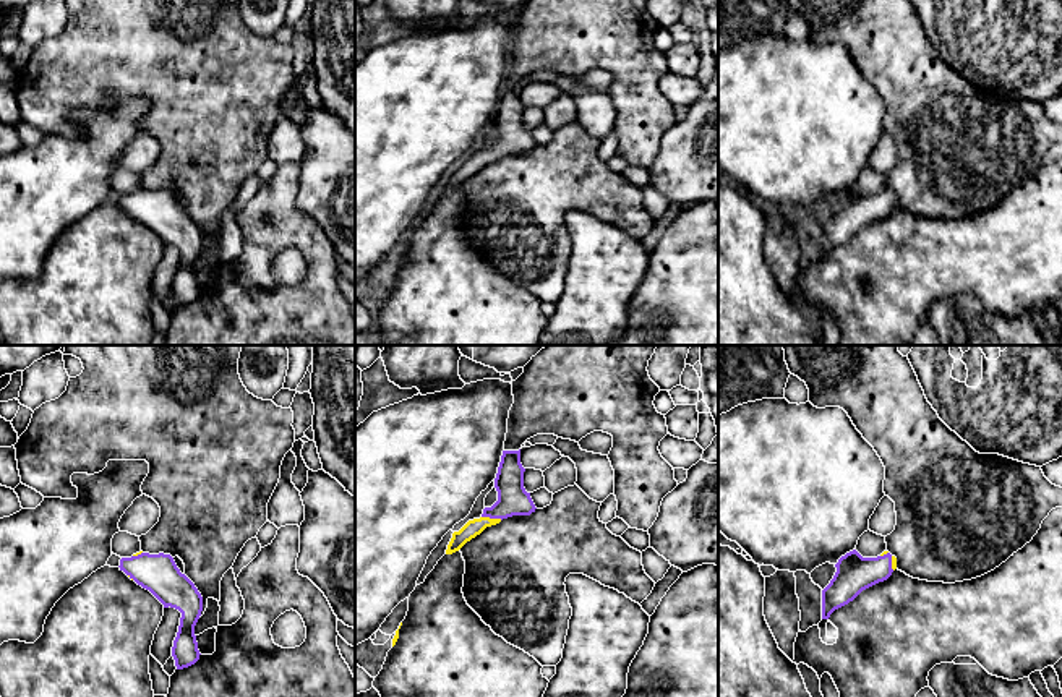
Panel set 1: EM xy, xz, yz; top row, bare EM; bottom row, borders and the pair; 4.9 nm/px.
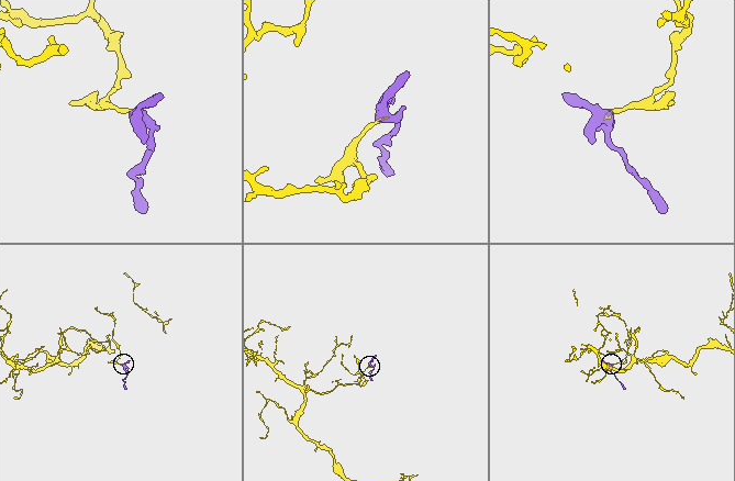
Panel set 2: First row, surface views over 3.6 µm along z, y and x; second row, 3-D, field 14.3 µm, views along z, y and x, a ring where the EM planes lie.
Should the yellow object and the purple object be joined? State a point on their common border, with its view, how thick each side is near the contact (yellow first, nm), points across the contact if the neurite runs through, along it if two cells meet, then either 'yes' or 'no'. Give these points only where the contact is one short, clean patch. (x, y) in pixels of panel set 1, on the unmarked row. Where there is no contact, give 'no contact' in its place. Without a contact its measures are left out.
xz (492, 156) | 80/160 nm | across xz (474, 164), (492, 156), (513, 136) | yes

